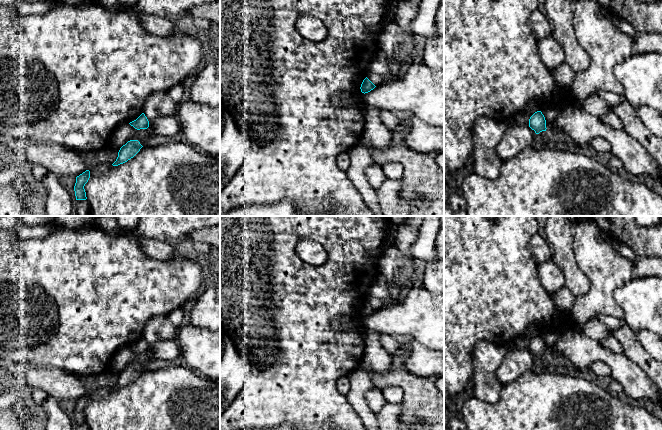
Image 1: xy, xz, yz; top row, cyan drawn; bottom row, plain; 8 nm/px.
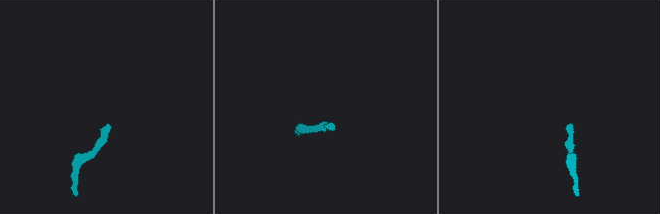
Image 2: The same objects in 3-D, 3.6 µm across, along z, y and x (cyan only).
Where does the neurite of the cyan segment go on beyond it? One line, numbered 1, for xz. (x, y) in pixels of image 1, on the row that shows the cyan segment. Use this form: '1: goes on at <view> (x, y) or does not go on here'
1: goes on at xz (379, 71)

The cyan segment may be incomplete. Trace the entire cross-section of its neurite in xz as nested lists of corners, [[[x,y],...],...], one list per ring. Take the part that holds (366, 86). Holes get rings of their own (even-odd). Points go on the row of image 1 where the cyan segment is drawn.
[[[380,50],[367,71],[367,77],[361,84],[361,92],[364,94],[368,93],[376,86],[379,86],[382,82],[388,81],[389,79],[389,60],[387,59],[386,54]]]

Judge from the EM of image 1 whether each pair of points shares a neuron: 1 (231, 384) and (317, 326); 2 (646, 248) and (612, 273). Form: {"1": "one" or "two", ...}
{"1": "two", "2": "two"}

